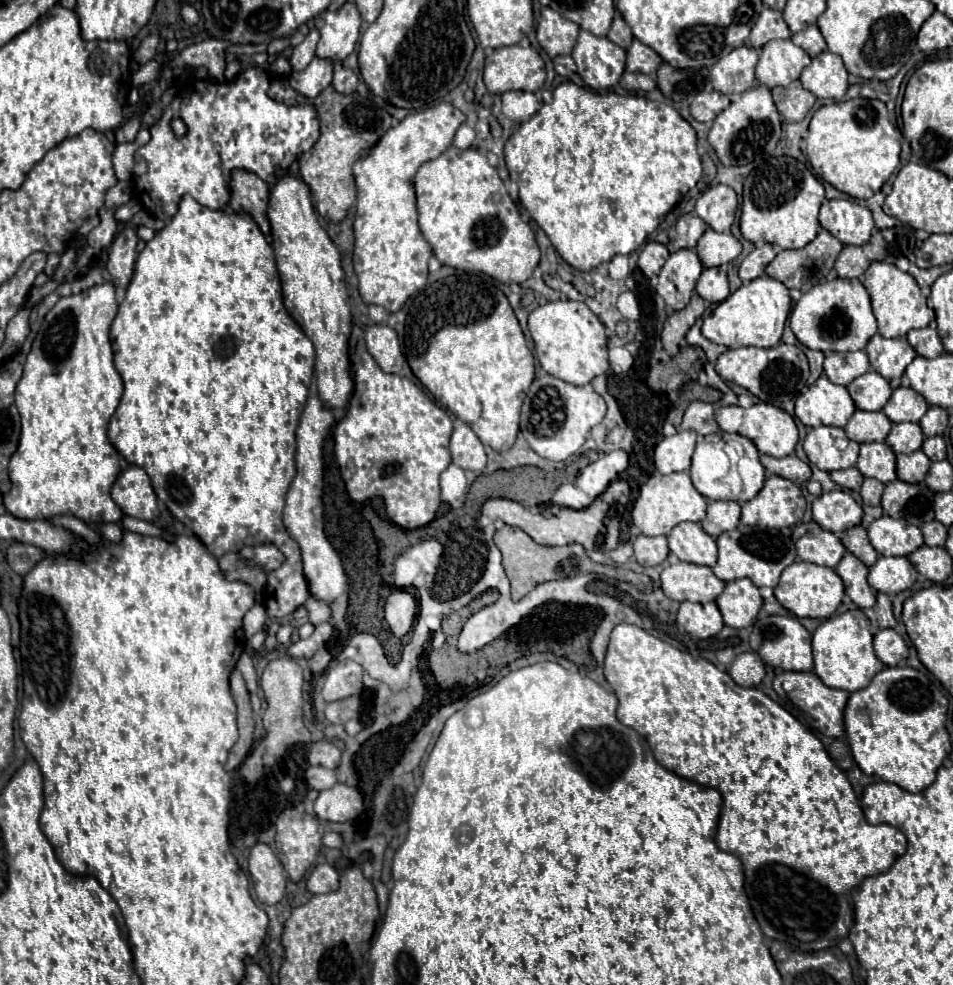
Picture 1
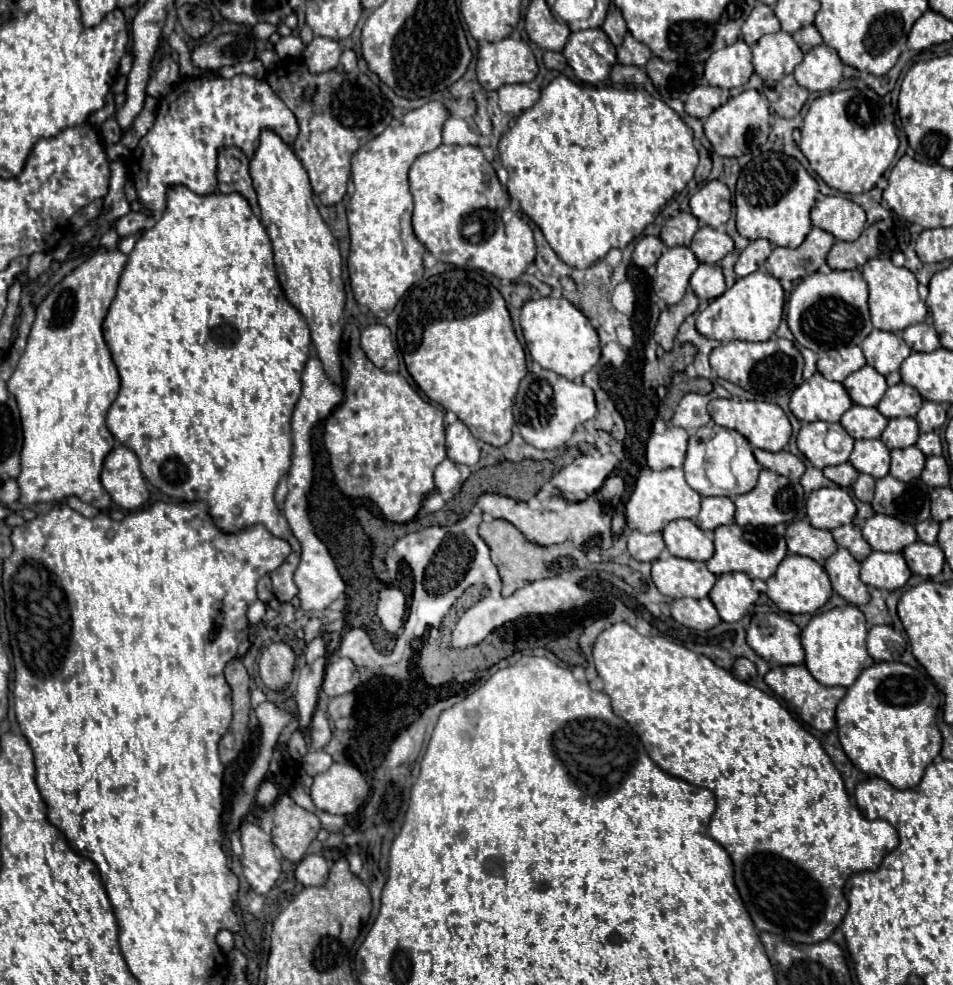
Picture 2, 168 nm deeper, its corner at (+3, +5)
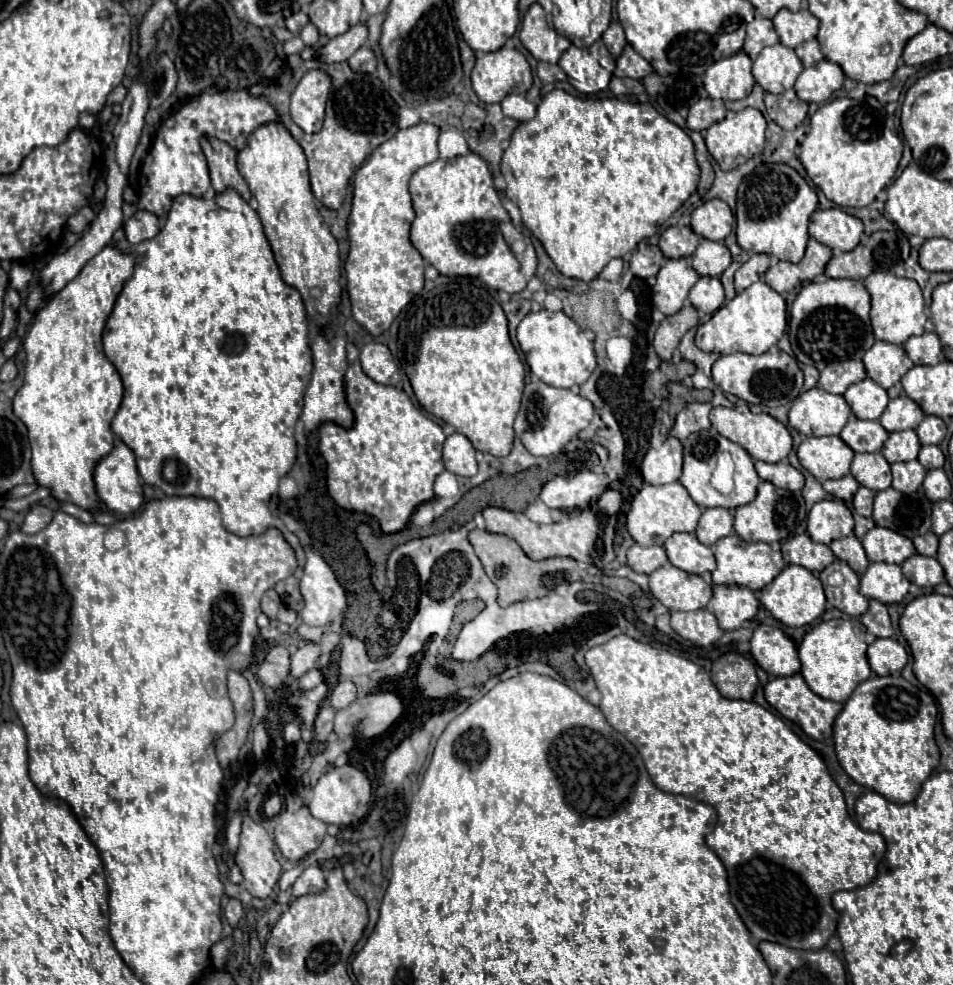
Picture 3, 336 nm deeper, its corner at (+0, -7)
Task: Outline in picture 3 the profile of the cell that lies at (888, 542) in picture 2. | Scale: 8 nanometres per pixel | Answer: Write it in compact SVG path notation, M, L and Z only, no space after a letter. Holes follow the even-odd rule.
M876 526L872 528L864 538L862 546L866 550L866 556L870 562L890 562L890 564L902 564L906 558L910 558L916 550L912 540L906 536Z

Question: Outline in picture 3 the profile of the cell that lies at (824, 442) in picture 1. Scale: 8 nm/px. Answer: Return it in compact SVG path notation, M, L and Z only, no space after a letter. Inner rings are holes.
M840 436L806 438L798 448L800 464L818 480L840 478L850 472L854 450Z

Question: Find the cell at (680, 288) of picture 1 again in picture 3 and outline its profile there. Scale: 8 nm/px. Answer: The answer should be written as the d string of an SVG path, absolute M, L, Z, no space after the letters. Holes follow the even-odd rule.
M688 258L678 260L666 260L666 264L660 268L656 276L656 284L652 288L652 302L654 306L664 314L672 316L676 314L684 300L688 298L690 288L698 282L698 274L694 272Z

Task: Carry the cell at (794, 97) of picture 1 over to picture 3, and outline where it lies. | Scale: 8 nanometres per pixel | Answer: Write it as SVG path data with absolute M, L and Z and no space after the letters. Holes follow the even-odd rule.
M786 90L778 96L766 94L764 102L770 120L774 120L784 130L794 130L796 126L800 126L808 114L808 104L802 102L794 90Z

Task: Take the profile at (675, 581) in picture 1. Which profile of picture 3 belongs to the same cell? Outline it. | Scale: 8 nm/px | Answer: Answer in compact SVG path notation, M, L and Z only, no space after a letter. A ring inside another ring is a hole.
M672 564L654 570L650 576L650 592L668 610L700 610L712 598L712 588L696 574L688 574Z

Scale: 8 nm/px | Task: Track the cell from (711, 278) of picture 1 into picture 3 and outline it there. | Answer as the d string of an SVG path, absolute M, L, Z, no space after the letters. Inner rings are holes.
M700 278L690 288L690 302L704 314L714 314L724 304L724 288L720 278Z

